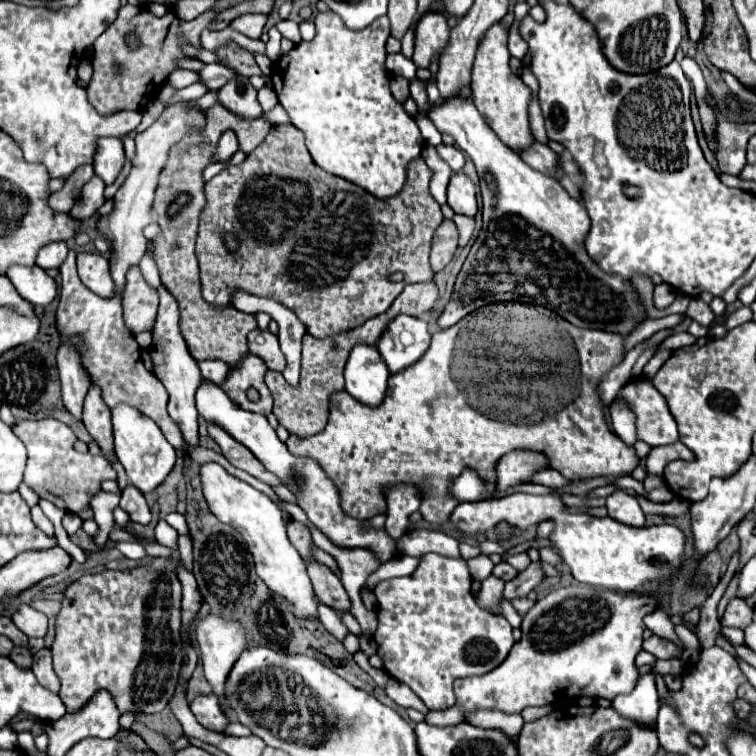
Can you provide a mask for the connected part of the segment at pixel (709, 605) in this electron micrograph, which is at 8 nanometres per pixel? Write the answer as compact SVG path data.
M738 550L731 558L727 571L721 577L721 581L715 587L715 591L711 593L711 597L701 607L701 617L699 617L699 623L695 627L695 633L697 633L697 639L699 639L703 649L705 647L713 647L715 639L717 639L717 635L721 631L721 623L719 623L719 617L717 617L717 603L722 598L739 565L739 557L740 553Z

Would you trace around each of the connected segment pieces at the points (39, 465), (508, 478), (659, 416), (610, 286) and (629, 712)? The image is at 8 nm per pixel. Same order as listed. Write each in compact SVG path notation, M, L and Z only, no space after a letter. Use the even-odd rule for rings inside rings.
M57 419L41 421L17 421L13 431L27 447L27 467L23 483L27 483L39 499L55 503L67 513L83 513L91 509L91 499L101 491L101 483L107 479L117 479L117 471L105 457L95 457L91 453L79 453L75 449L75 433L69 425Z
M529 449L509 451L495 465L497 479L495 479L495 489L491 491L491 495L503 493L515 485L525 485L535 473L547 467L549 467L549 457L543 453L529 451Z
M635 379L626 384L618 394L633 403L637 413L637 437L651 447L669 445L679 439L677 423L665 403L665 397L648 379Z
M473 97L441 99L433 105L433 109L427 115L443 135L451 135L455 139L455 145L461 147L473 159L481 179L483 197L483 229L475 245L471 247L469 257L463 263L451 303L445 307L443 315L437 321L439 329L455 325L467 313L483 305L497 301L523 301L543 305L561 315L563 319L567 319L569 323L573 323L575 327L611 331L623 337L629 335L639 325L637 315L641 315L641 307L637 307L637 297L633 295L629 283L621 279L621 275L609 275L601 271L601 267L597 267L593 259L589 259L583 239L585 233L589 233L591 219L585 207L577 199L573 199L557 181L533 171L527 163L523 163L523 159L513 149L509 149L497 137L497 133L485 123L481 113L473 105ZM511 263L533 263L533 273L527 273L523 265L517 265L519 269L513 269Z
M653 675L639 677L637 687L629 695L617 695L611 703L611 707L625 715L625 719L633 719L633 723L641 727L653 727L657 725L657 711L659 711L659 695L655 689Z

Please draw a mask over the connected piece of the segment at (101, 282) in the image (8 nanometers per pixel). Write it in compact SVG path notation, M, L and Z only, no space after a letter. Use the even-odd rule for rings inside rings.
M79 251L77 253L77 269L81 281L97 295L109 297L115 291L115 285L109 275L109 263L101 253Z

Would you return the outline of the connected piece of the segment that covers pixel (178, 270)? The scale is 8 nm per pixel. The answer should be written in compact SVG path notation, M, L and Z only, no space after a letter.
M213 105L205 111L207 115L207 131L203 135L187 135L183 137L171 151L165 169L159 175L159 185L155 191L153 209L157 213L157 221L163 233L155 239L155 261L161 273L161 283L175 295L181 305L181 333L187 341L191 355L197 361L205 359L221 359L229 367L233 367L244 356L234 352L233 347L248 347L247 335L257 328L253 313L243 313L233 307L219 309L209 305L201 295L199 283L199 267L195 257L195 241L199 229L199 215L205 209L205 181L203 169L213 161L213 151L225 129L229 129L229 121L237 121L225 107Z

